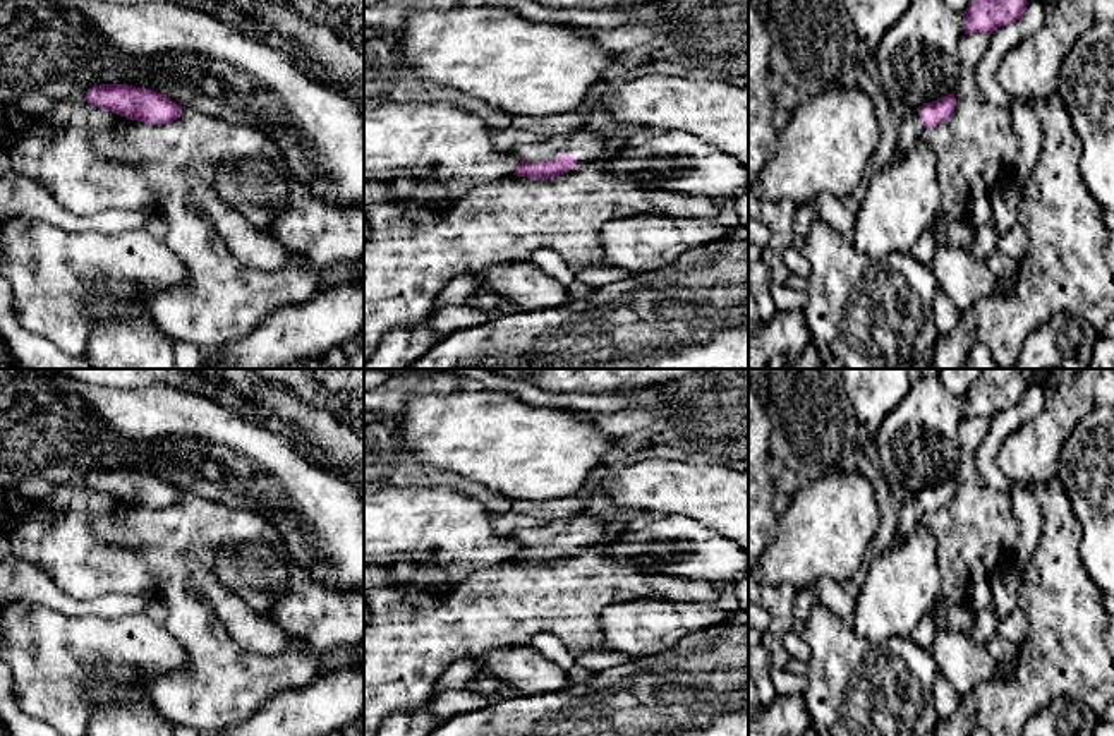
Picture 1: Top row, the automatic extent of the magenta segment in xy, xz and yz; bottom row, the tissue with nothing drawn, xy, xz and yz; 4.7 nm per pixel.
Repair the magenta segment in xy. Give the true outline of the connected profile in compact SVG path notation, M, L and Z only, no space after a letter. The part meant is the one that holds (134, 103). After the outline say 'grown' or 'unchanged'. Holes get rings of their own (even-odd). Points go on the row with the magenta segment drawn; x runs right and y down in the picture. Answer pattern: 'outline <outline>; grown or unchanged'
outline M98 84L88 89L84 100L129 120L163 125L177 120L182 106L170 98L129 84Z; unchanged

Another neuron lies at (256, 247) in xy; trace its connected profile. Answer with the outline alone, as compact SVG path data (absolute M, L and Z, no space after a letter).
M203 178L187 180L185 208L213 225L237 261L257 271L276 271L288 264L304 264L302 256L285 249L271 233L245 220Z

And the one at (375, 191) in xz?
M364 180L364 242L369 238L367 211L378 202L388 202L390 182L386 180Z

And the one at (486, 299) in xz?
M481 287L477 293L474 293L465 305L489 312L489 314L498 314L498 309L506 304L508 299L496 293L489 287Z

